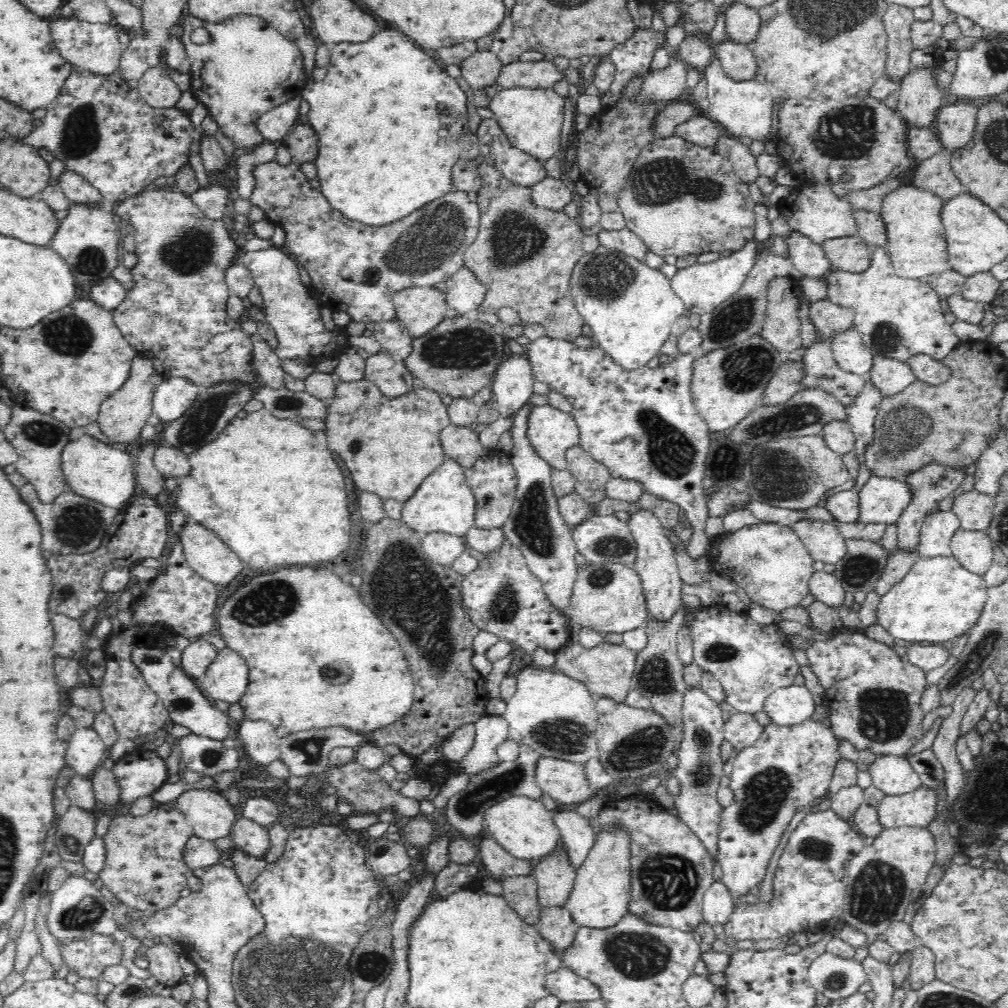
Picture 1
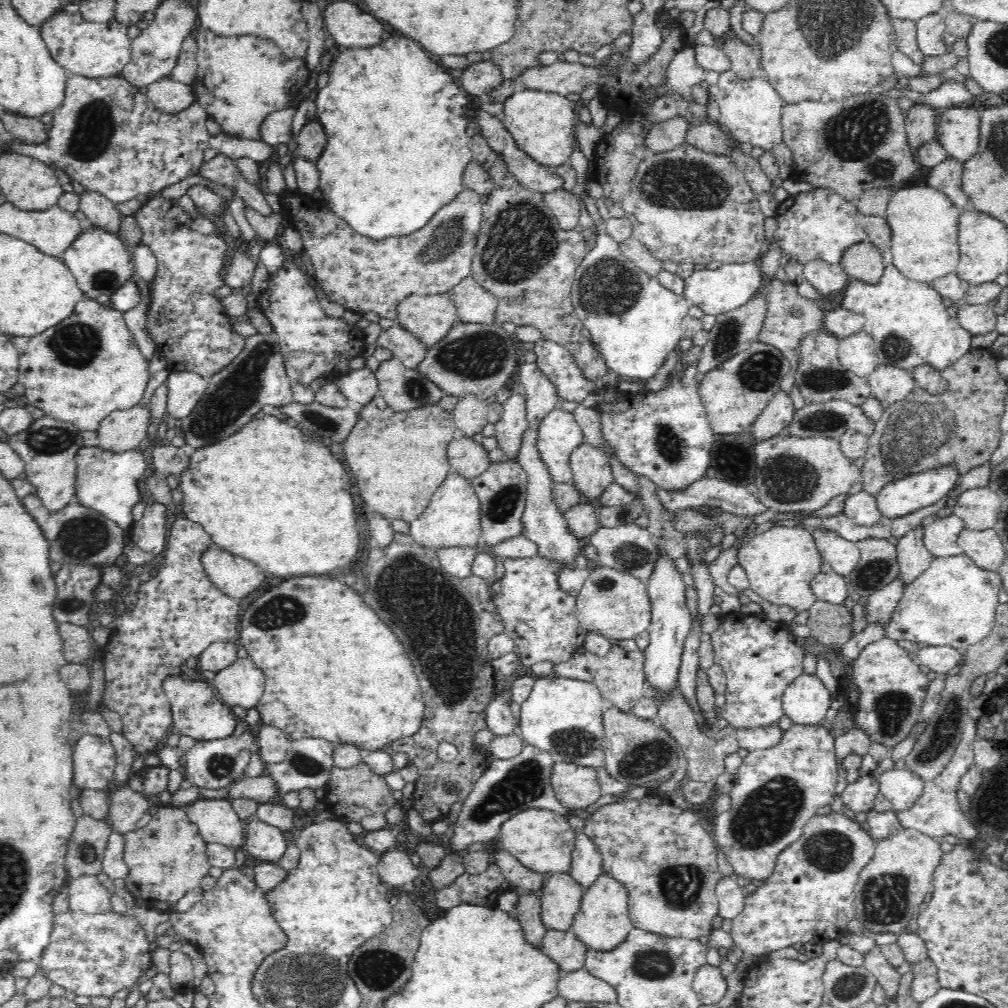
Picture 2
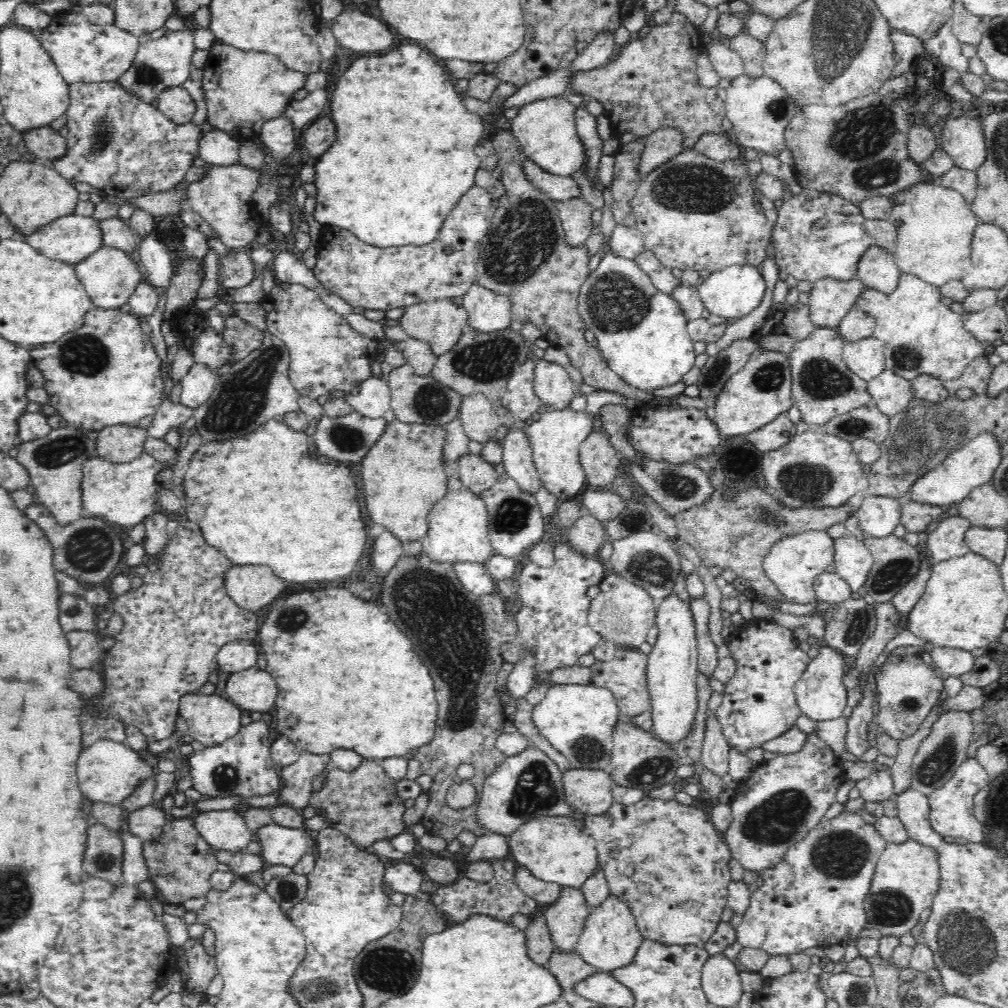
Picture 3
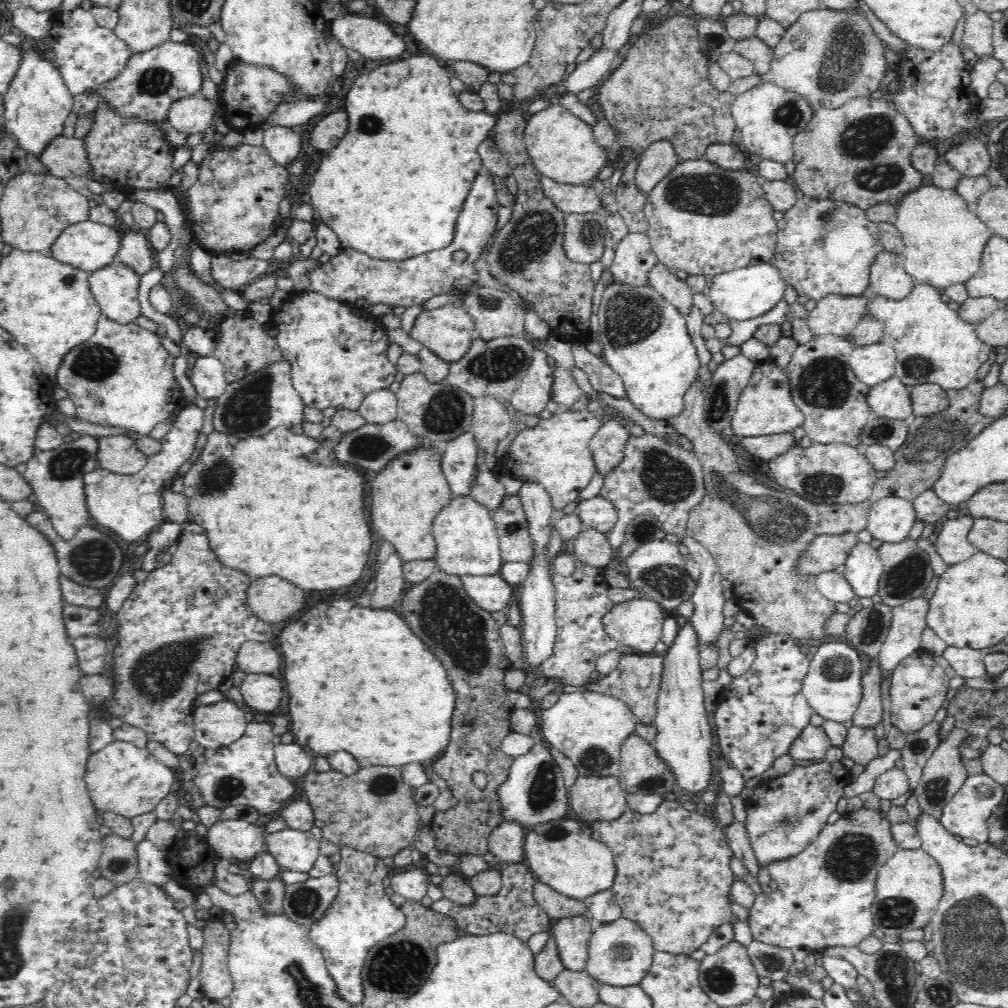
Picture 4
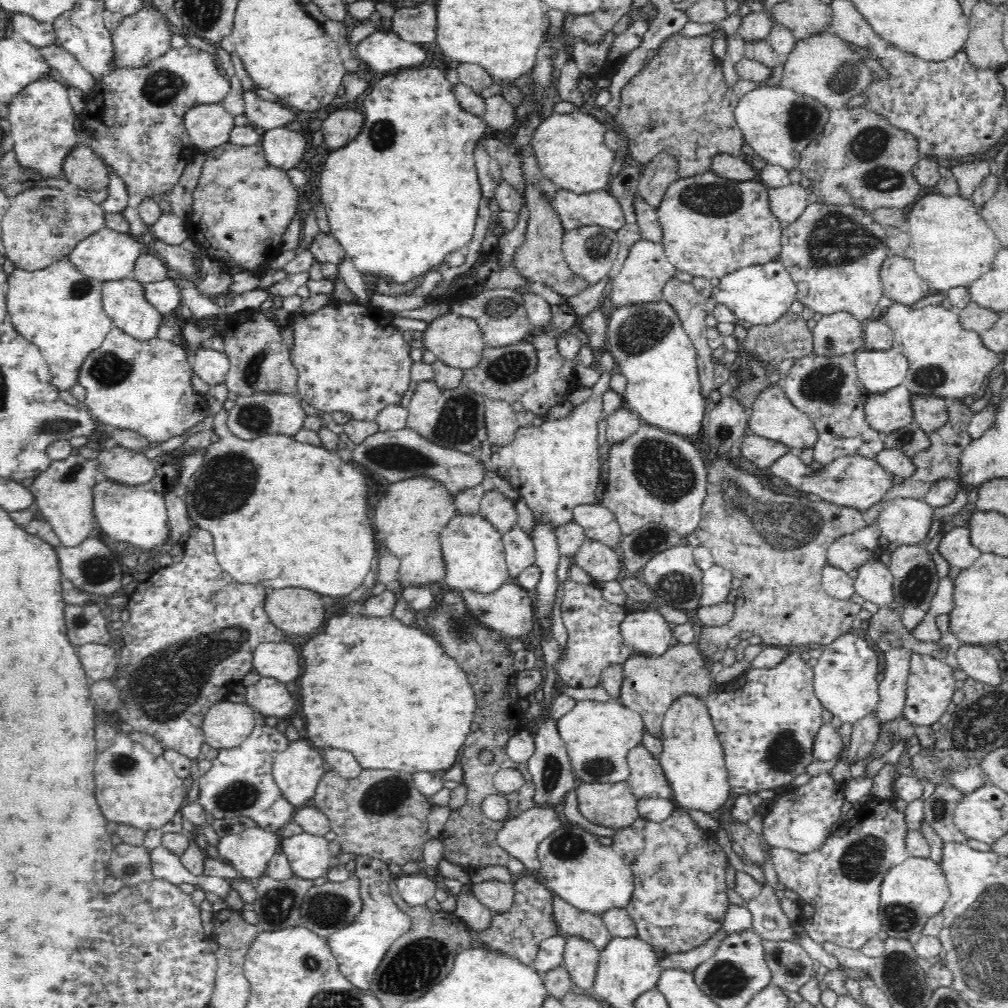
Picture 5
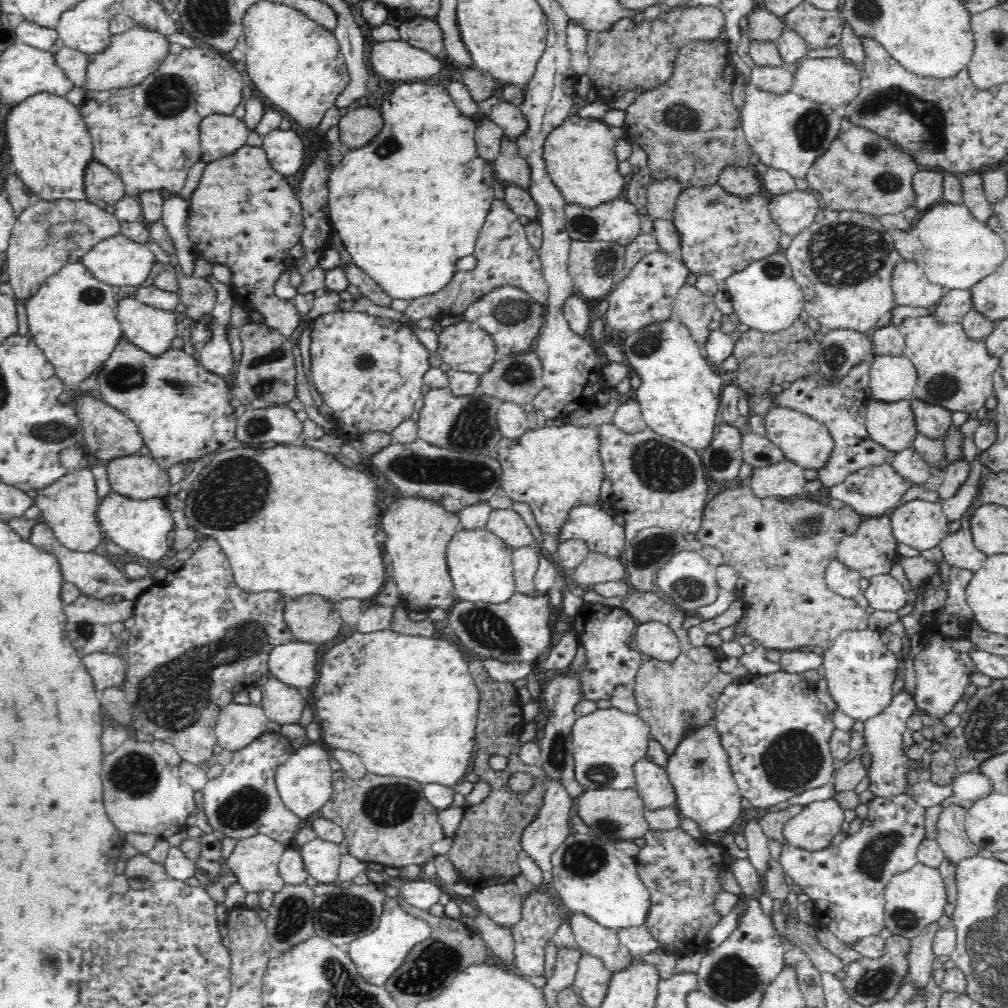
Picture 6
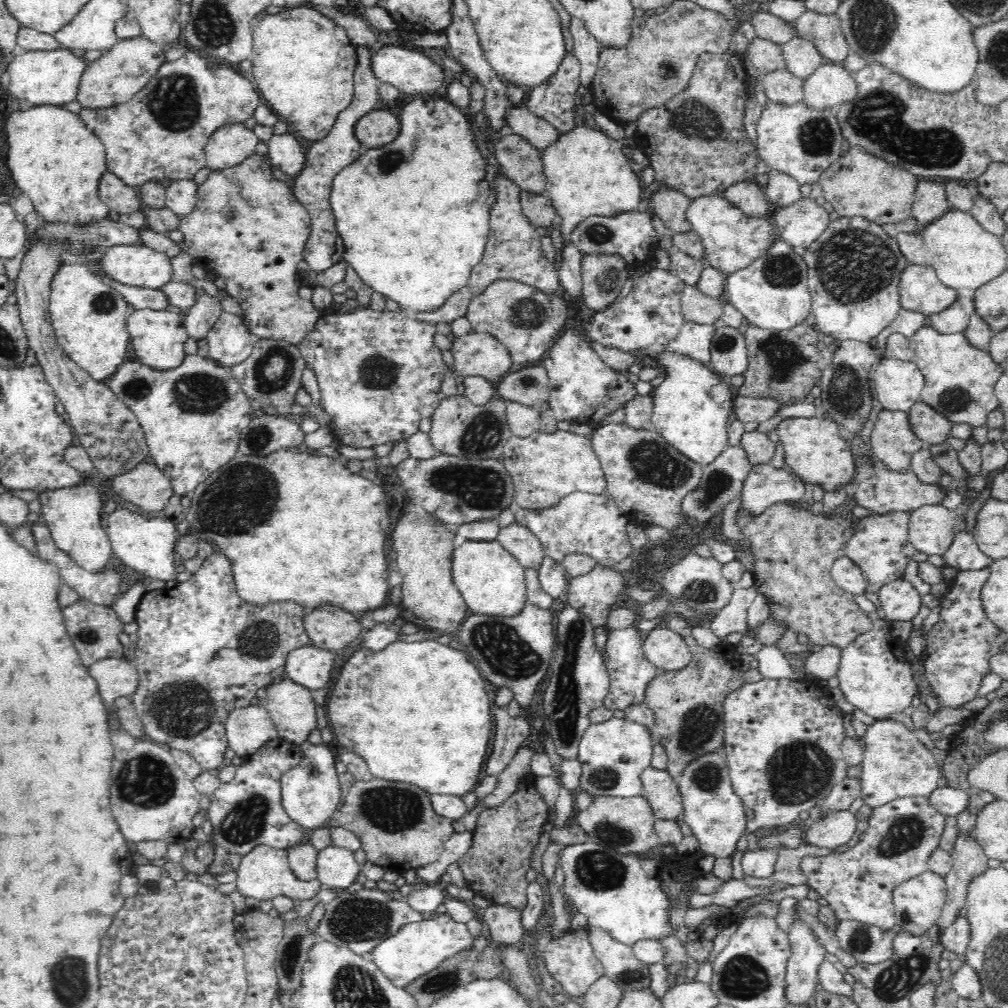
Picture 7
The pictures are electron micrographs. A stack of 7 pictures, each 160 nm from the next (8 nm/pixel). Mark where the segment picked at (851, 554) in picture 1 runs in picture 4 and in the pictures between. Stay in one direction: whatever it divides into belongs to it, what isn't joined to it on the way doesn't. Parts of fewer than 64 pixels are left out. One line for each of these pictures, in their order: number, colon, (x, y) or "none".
2: (878, 564)
3: (895, 562)
4: (908, 571)

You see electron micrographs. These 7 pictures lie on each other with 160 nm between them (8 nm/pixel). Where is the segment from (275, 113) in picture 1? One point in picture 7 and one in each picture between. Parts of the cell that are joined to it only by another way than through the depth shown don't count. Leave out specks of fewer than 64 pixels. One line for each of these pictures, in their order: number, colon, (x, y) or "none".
2: (276, 129)
3: (278, 133)
4: (282, 144)
5: (283, 148)
6: (284, 149)
7: (285, 152)

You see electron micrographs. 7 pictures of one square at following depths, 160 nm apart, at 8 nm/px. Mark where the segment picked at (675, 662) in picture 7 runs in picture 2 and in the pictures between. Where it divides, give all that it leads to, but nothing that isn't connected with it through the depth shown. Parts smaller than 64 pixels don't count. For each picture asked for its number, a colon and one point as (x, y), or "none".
2: (616, 605)
3: (623, 612)
4: (637, 623)
5: (646, 631)
6: (654, 639)

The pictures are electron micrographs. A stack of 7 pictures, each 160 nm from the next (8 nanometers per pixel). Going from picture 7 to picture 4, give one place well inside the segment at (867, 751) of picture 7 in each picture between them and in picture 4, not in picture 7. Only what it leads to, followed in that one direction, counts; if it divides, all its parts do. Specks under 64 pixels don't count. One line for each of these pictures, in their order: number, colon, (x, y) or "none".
4: (907, 623)
5: (891, 689)
6: (883, 733)

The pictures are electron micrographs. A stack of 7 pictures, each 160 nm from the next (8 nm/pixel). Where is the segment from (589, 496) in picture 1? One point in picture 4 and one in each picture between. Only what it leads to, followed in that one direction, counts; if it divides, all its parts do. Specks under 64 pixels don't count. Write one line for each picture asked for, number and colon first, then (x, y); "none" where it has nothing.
2: (592, 473)
3: (599, 461)
4: (607, 444)

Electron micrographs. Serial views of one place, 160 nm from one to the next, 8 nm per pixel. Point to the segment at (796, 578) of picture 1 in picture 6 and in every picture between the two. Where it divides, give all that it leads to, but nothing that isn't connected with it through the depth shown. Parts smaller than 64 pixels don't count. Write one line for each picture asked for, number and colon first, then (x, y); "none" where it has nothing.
2: (779, 563)
3: (792, 564)
4: (826, 552)
5: (847, 553)
6: (871, 551)

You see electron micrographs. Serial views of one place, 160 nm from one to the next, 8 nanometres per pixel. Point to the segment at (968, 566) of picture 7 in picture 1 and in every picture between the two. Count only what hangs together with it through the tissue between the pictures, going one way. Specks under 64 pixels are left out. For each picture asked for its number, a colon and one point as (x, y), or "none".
1: (937, 529)
2: (940, 536)
3: (946, 541)
4: (952, 546)
5: (955, 547)
6: (958, 549)

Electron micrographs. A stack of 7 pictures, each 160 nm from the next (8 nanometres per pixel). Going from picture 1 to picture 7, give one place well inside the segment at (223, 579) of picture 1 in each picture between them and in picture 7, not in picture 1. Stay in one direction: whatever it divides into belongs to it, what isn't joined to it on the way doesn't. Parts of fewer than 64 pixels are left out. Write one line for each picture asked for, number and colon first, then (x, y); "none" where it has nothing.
2: (235, 577)
3: (253, 587)
4: (273, 599)
5: (293, 610)
6: (311, 618)
7: (328, 627)

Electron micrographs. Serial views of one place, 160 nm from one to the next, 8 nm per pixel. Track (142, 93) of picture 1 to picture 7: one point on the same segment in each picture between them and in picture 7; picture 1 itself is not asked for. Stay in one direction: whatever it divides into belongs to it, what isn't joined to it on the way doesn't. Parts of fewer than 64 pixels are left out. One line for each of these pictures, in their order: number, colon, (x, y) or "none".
2: (168, 96)
3: (175, 102)
4: (193, 114)
5: (207, 124)
6: (219, 135)
7: (228, 145)

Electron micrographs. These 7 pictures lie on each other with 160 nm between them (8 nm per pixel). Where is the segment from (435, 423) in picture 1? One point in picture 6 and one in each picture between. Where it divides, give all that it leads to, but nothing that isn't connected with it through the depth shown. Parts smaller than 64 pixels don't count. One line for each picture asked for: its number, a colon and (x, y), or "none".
2: (398, 458)
3: (404, 473)
4: (408, 491)
5: (409, 518)
6: (418, 529)

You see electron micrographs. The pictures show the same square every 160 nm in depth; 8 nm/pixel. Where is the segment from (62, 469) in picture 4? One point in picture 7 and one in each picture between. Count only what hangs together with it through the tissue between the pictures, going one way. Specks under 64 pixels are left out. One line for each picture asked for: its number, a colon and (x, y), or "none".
5: (63, 490)
6: (69, 504)
7: (74, 516)

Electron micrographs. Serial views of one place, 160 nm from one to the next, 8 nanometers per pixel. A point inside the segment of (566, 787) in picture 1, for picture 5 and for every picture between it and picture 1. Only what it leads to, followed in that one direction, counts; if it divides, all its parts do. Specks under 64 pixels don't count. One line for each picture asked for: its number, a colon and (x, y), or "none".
2: (575, 786)
3: (586, 791)
4: (592, 798)
5: (613, 804)

